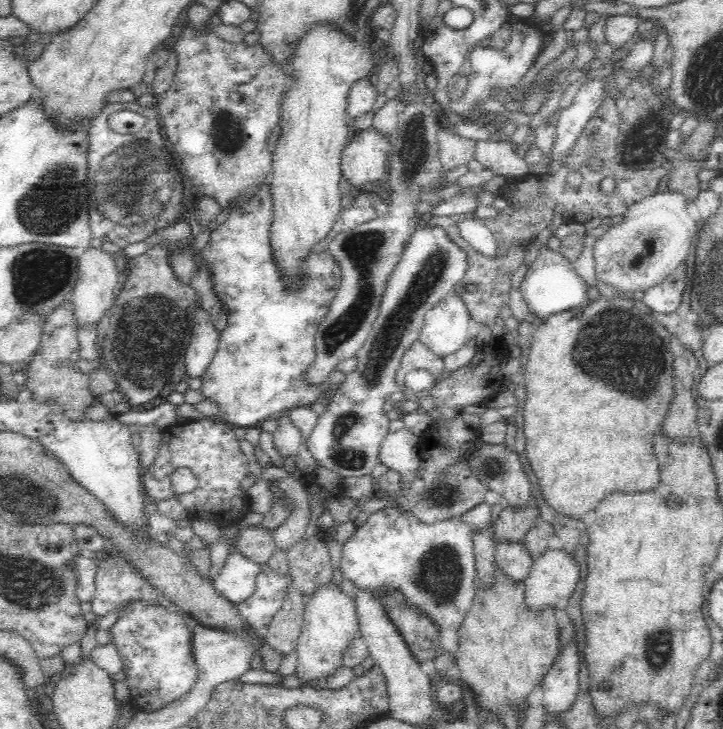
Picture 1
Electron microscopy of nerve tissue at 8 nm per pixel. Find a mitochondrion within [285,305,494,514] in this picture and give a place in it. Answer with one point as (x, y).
(348, 451)

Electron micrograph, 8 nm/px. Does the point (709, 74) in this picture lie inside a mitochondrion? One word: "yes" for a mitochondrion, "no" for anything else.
yes

